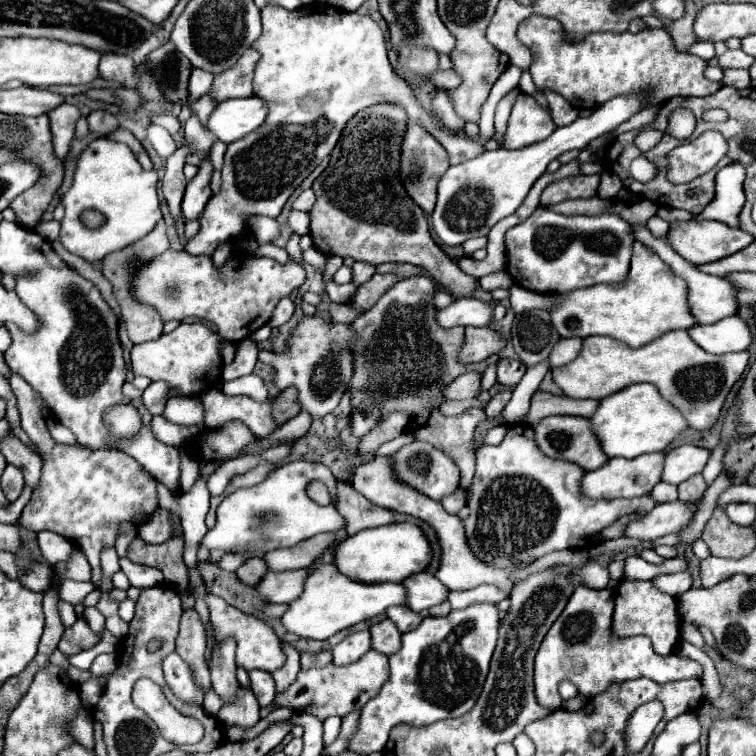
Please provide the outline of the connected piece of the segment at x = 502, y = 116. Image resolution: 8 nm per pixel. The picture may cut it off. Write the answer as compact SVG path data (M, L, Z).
M512 88L496 106L496 114L494 114L494 130L496 130L496 142L502 144L502 136L506 134L506 122L510 116L510 110L516 102L516 96L520 94L520 88Z

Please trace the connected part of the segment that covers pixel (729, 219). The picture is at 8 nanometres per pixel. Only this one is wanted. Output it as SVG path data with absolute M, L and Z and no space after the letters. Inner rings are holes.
M732 162L724 166L716 174L716 196L714 200L704 208L702 214L694 216L694 220L716 220L728 224L728 226L740 226L740 212L744 206L744 166L738 162Z

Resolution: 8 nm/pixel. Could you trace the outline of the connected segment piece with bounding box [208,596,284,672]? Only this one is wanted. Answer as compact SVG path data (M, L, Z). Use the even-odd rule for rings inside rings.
M212 596L208 600L208 610L210 610L210 622L212 622L212 632L214 638L226 640L232 636L236 640L236 664L242 666L246 672L252 670L266 670L266 672L276 672L278 668L284 666L284 650L282 650L282 640L274 632L272 626L268 626L264 620L248 616L240 612L238 608L226 604L222 598Z

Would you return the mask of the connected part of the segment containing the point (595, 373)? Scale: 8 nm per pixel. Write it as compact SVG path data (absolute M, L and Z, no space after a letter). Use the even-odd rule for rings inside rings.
M670 330L640 348L630 348L608 336L588 336L584 338L584 348L578 358L566 366L552 368L552 376L566 396L596 400L634 382L650 382L658 388L664 400L680 410L688 428L708 430L716 424L730 388L740 380L746 364L748 352L714 356L704 352L686 330Z

